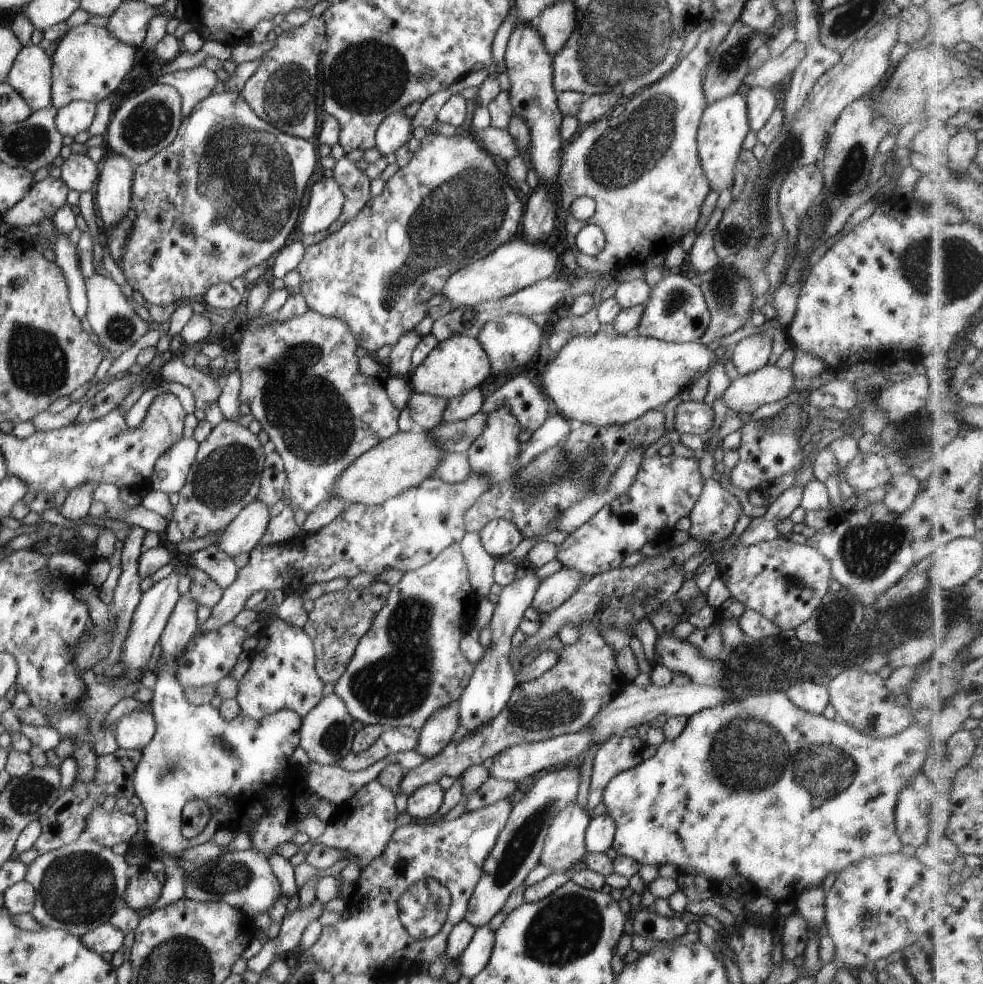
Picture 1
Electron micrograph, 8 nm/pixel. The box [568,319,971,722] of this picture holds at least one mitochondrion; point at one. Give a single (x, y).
(866, 550)

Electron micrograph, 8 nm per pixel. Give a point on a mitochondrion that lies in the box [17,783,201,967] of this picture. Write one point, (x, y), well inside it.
(78, 889)

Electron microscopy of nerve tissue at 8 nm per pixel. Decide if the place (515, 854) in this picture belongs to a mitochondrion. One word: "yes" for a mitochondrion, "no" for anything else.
yes

